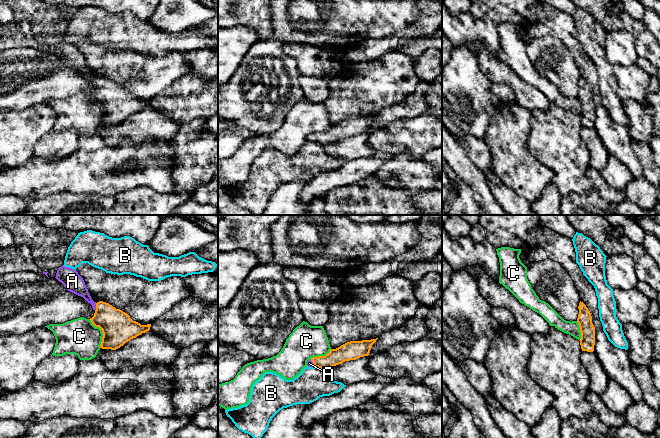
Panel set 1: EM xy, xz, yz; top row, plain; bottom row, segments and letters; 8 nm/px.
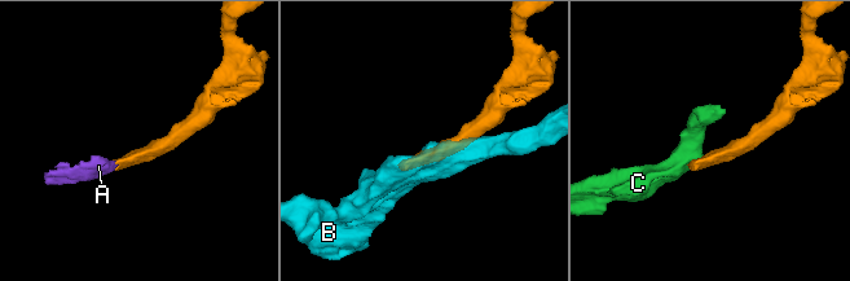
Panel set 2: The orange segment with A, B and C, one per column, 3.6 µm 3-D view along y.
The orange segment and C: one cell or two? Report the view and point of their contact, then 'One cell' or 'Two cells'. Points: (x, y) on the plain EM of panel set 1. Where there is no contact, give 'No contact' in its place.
Touches orange at xy (102, 108). Two cells

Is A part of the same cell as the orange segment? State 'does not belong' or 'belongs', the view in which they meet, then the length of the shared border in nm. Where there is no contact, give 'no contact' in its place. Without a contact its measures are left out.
belongs | xy | 60 nm

